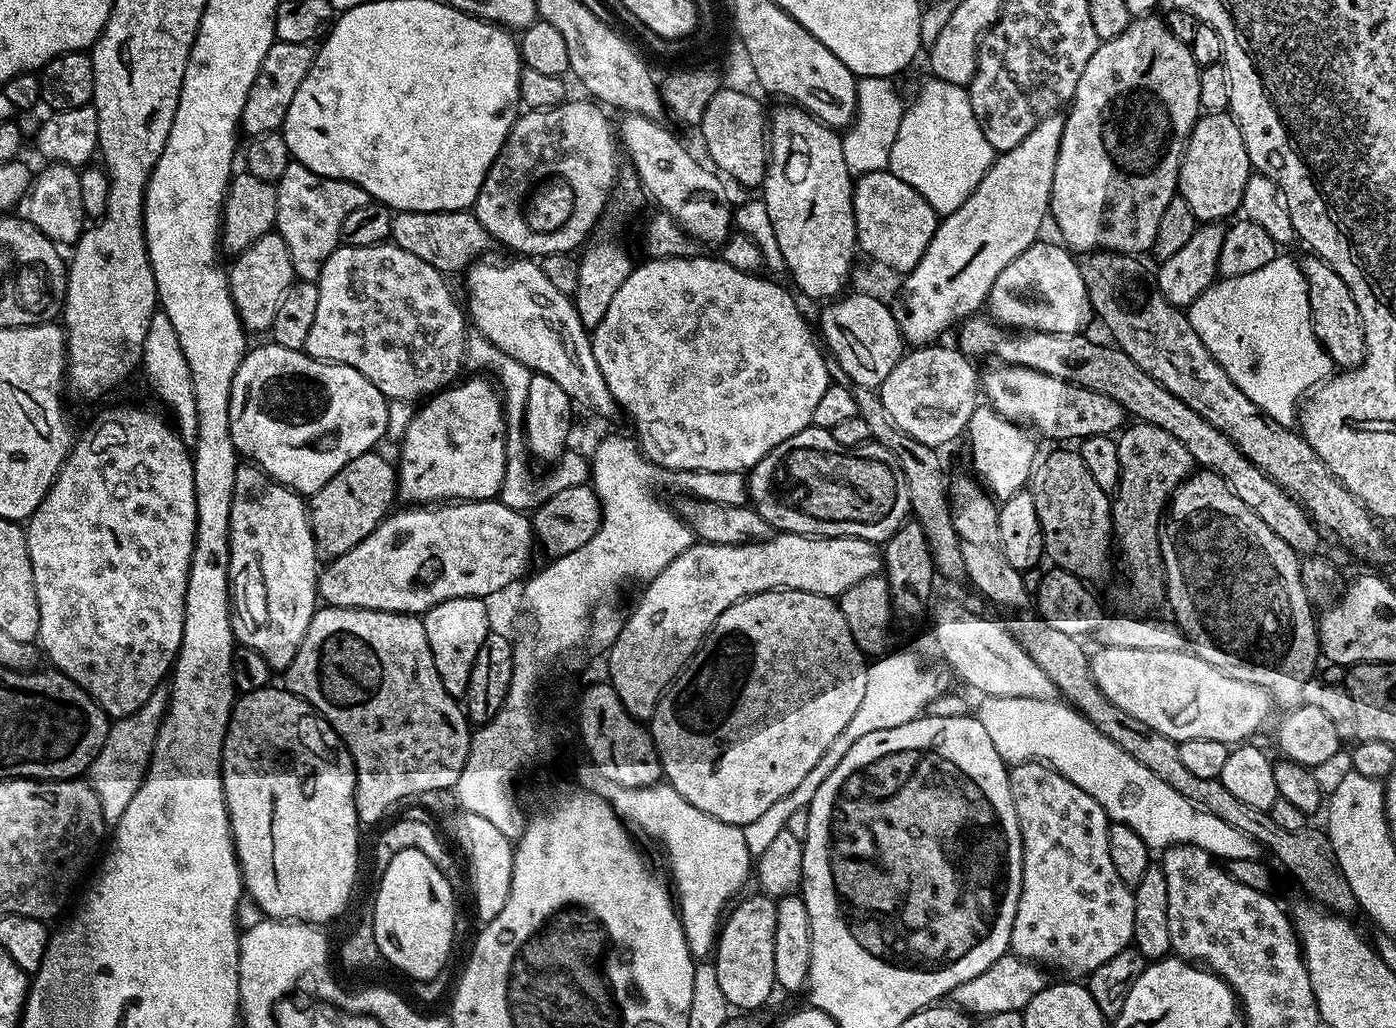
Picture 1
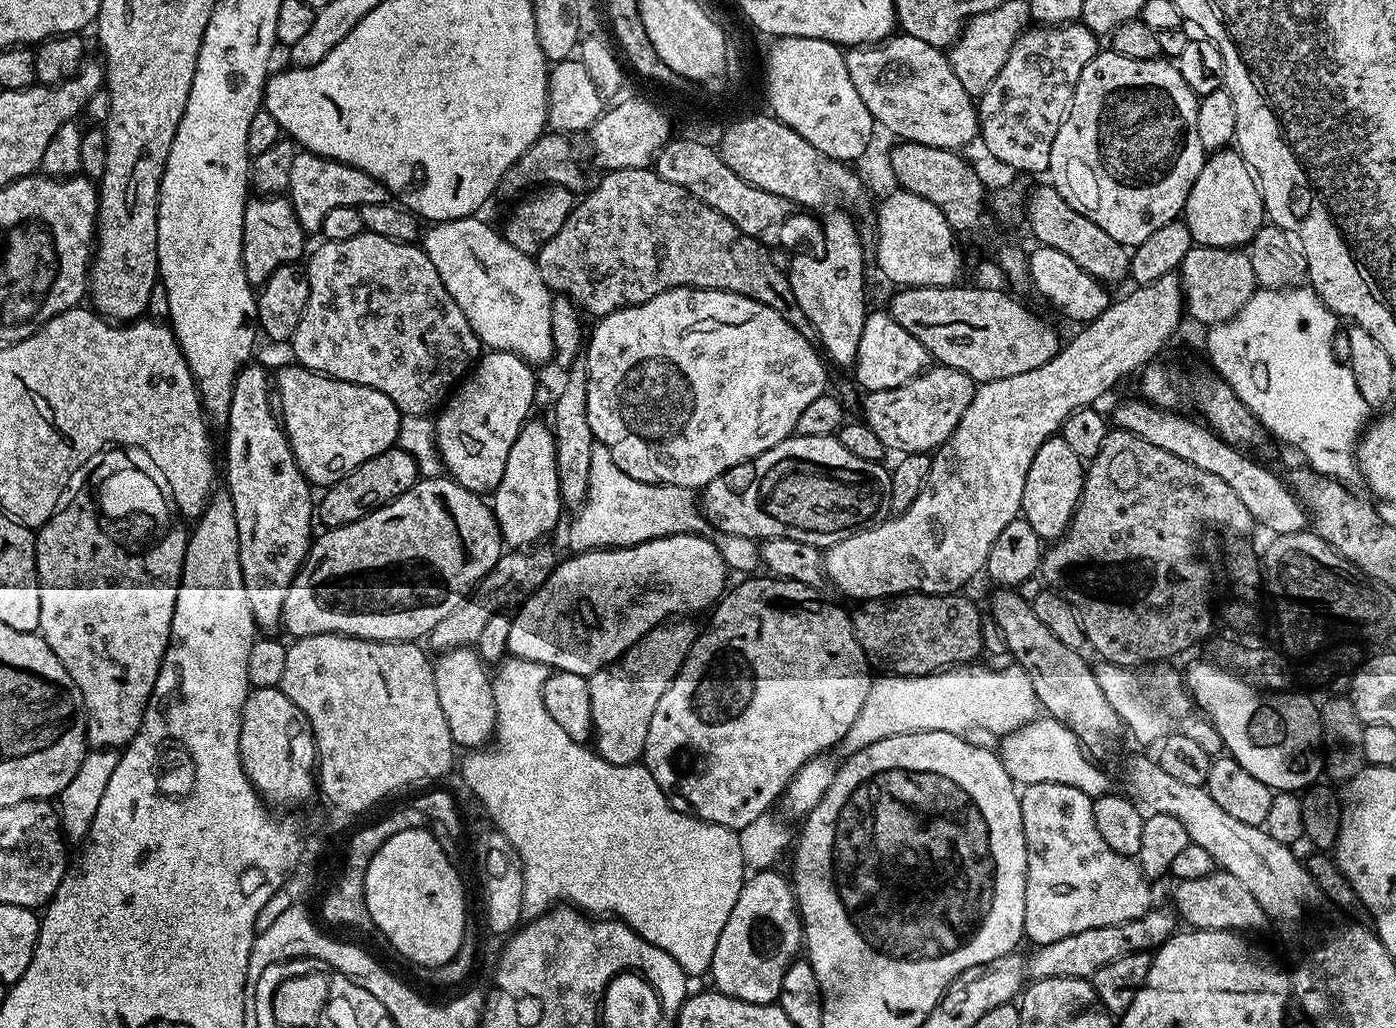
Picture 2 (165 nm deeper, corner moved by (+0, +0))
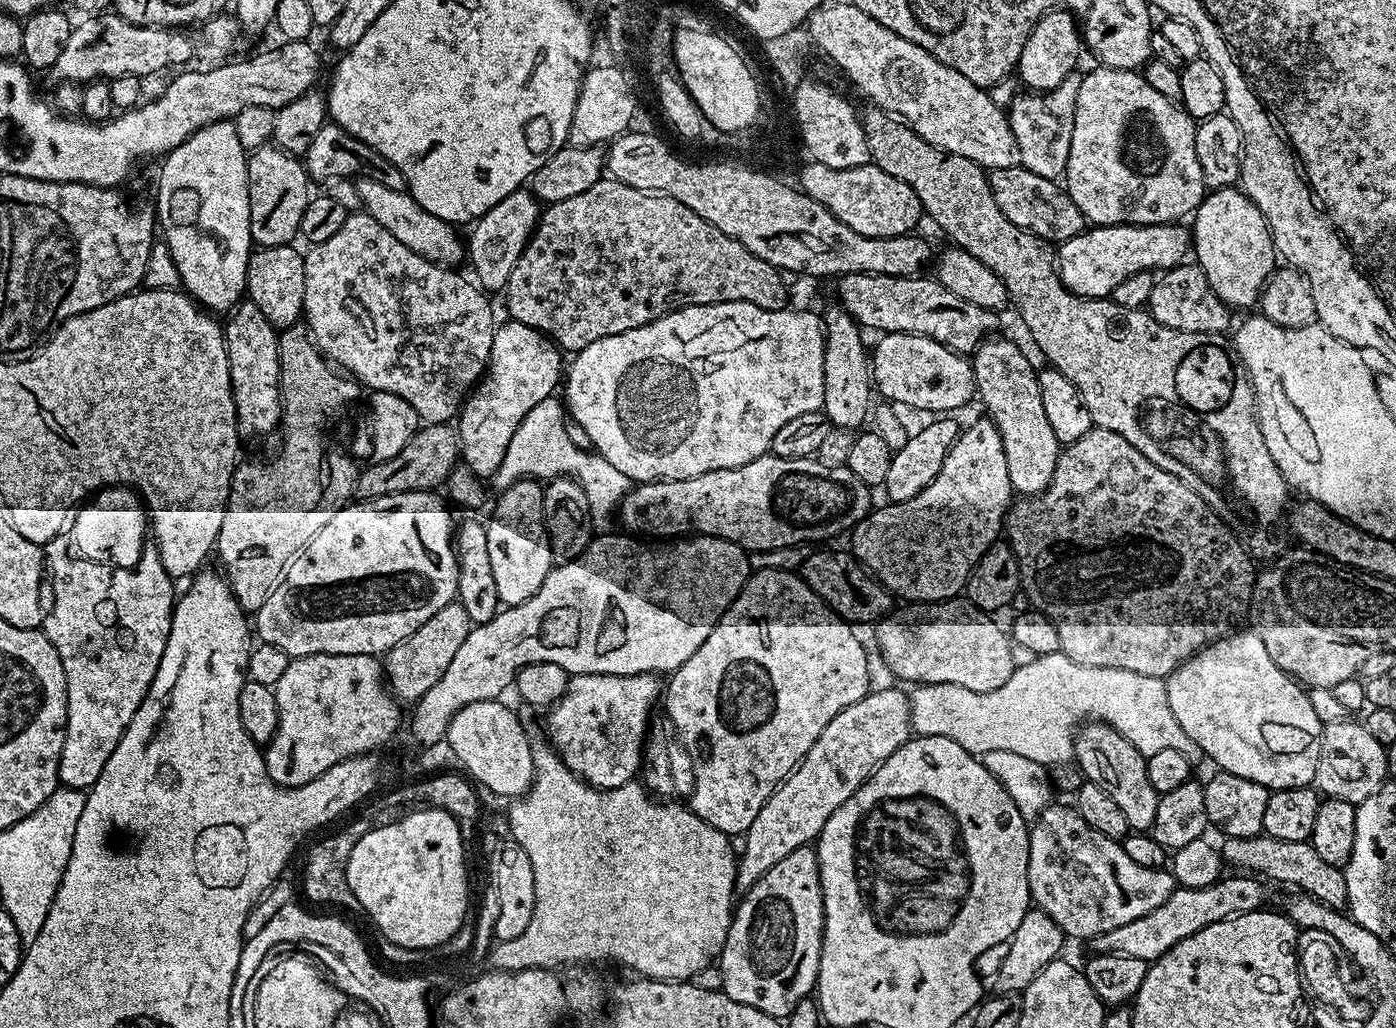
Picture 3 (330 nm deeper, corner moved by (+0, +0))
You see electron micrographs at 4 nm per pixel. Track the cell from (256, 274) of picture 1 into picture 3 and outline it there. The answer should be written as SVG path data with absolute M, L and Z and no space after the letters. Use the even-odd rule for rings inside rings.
M263 144L248 156L248 197L250 198L250 234L253 245L261 248L292 244L302 222L302 210L310 199L310 177L303 163L291 152L283 152L275 144Z

